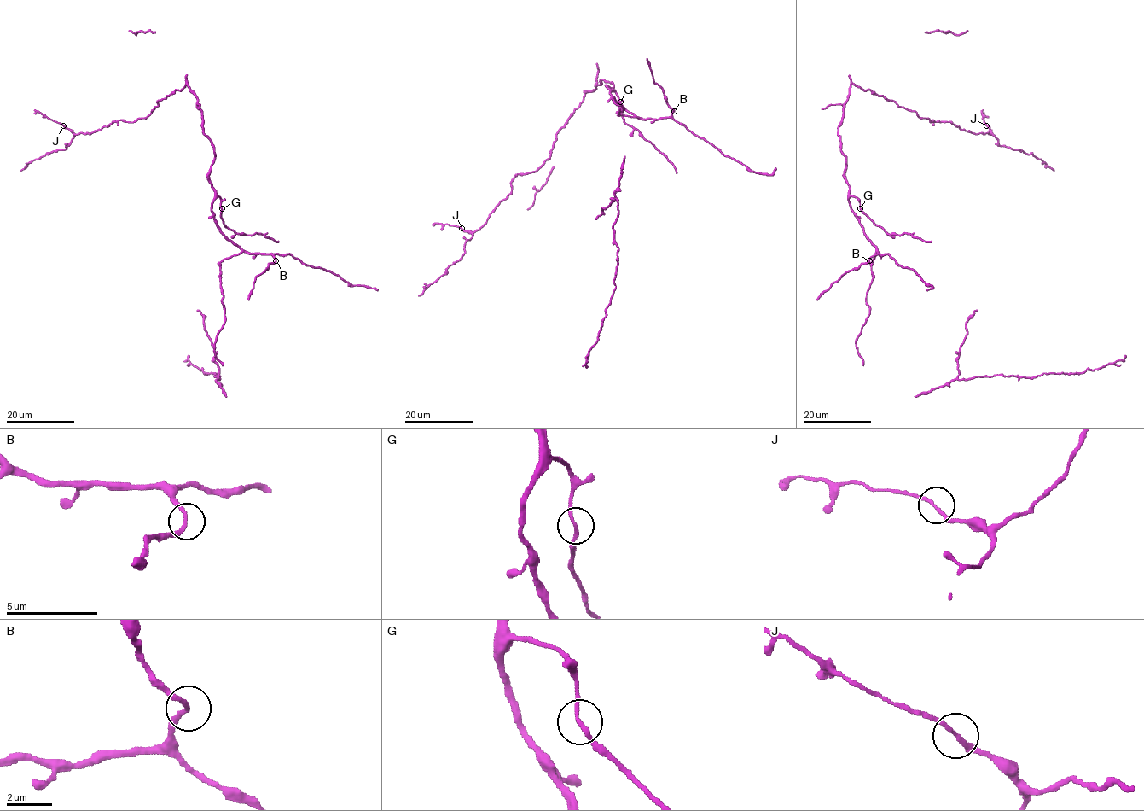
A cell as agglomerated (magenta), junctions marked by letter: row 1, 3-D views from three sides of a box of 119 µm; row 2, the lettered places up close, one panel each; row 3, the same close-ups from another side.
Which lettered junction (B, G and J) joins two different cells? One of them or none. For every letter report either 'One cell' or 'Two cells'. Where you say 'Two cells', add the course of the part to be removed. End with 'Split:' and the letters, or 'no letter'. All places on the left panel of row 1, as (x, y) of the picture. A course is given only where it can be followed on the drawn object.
B: One cell
G: One cell
J: One cell
Split: no letter

